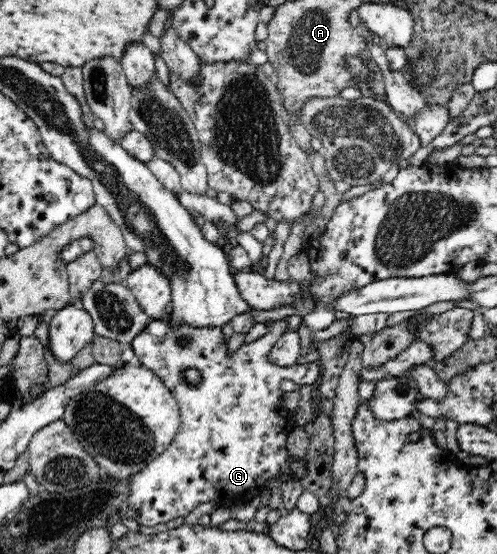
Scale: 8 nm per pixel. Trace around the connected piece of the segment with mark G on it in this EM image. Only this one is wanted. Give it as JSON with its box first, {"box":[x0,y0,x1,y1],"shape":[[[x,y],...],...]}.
{"box":[128,308,320,527],"shape":[[[172,308],[165,311],[165,315],[157,317],[157,319],[149,319],[149,323],[145,325],[143,329],[132,341],[131,346],[137,360],[136,364],[145,367],[153,371],[167,386],[170,393],[175,398],[175,402],[178,403],[179,410],[181,411],[181,425],[173,441],[169,444],[169,447],[158,455],[151,463],[139,473],[135,474],[131,478],[130,484],[130,494],[128,497],[128,504],[131,509],[137,511],[138,516],[136,521],[138,524],[145,525],[145,527],[153,527],[161,523],[167,523],[167,521],[172,521],[176,519],[183,519],[187,513],[191,513],[197,505],[200,503],[205,503],[205,501],[215,501],[217,506],[229,506],[235,505],[236,502],[241,502],[243,500],[251,500],[253,497],[257,497],[265,489],[265,485],[268,481],[281,475],[281,477],[289,478],[293,476],[294,478],[300,478],[305,476],[305,467],[302,460],[293,459],[293,462],[287,460],[289,459],[289,453],[285,450],[285,439],[287,435],[293,429],[293,424],[289,417],[289,411],[284,407],[282,403],[282,394],[284,391],[281,390],[280,385],[284,380],[292,380],[299,385],[315,385],[318,378],[320,377],[320,365],[318,363],[303,365],[299,369],[289,368],[289,367],[279,367],[271,361],[269,361],[269,353],[273,348],[273,345],[281,338],[281,335],[288,329],[287,323],[283,320],[277,320],[272,322],[271,330],[267,335],[253,341],[253,343],[244,343],[237,351],[230,351],[228,347],[229,339],[224,338],[221,325],[205,325],[205,327],[191,327],[188,323],[179,323],[179,325],[174,325],[170,322],[170,313]]]}

